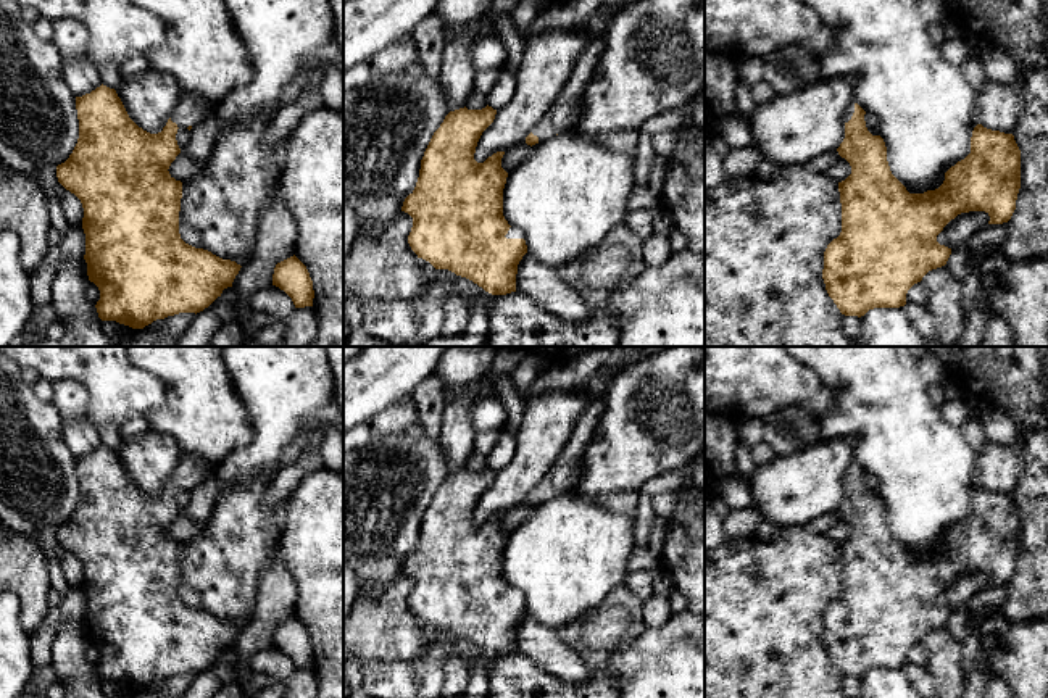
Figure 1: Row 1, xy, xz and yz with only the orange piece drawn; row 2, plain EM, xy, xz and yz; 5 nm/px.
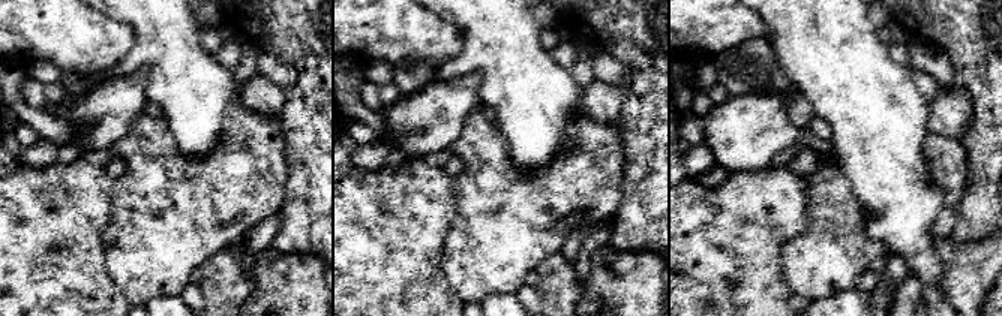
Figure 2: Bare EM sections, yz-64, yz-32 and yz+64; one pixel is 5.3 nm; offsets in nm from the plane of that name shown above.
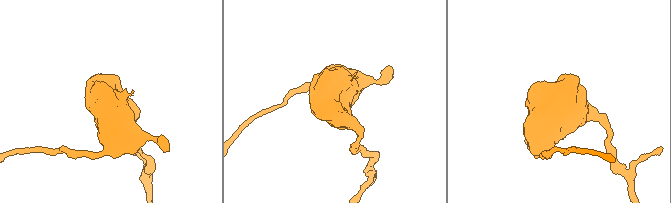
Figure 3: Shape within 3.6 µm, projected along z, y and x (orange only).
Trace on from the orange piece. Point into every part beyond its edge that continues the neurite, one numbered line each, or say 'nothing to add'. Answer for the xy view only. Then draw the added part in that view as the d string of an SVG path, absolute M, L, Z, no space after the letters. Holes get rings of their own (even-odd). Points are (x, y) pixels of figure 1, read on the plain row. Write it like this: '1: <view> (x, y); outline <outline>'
1: xy (191, 471); outline M182 455L171 474L171 482L176 484L179 490L187 490L189 487L197 487L211 474L214 474L213 466L203 463L200 458Z

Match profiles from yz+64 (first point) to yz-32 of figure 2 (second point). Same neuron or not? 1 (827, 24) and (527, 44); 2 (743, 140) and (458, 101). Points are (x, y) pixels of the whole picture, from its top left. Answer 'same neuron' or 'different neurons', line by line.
1: same neuron
2: same neuron

